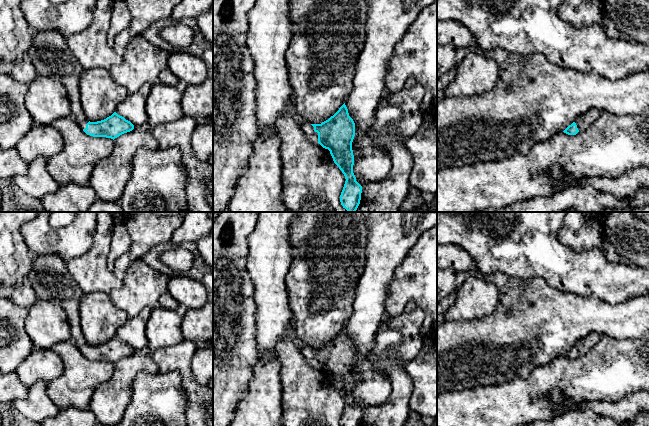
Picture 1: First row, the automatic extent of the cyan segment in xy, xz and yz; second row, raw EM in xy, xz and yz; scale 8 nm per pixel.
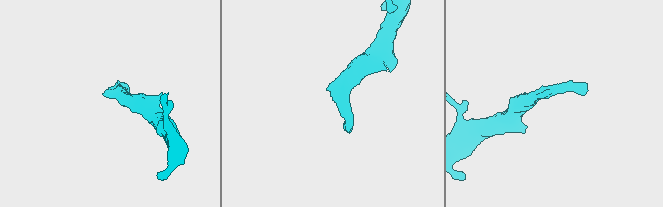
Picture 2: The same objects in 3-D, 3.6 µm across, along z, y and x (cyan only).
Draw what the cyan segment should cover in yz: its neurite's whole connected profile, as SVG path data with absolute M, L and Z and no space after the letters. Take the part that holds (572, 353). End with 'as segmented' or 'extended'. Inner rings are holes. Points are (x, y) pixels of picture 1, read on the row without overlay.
M591 333L587 337L577 340L575 345L563 356L568 359L576 359L579 355L586 353L590 347L595 345L596 341L597 335L595 333Z; extended

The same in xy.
M55 254L33 256L27 279L38 300L48 301L63 308L68 317L72 338L77 341L77 347L87 359L114 364L134 353L130 345L116 336L97 346L90 346L82 337L79 305L84 294L70 275L62 257Z; extended

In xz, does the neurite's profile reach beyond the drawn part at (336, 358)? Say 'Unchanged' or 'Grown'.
Grown

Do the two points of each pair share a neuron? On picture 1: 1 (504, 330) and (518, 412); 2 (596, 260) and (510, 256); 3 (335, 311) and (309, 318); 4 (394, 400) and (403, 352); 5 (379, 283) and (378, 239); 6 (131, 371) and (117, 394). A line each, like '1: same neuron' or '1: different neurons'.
1: different neurons
2: same neuron
3: same neuron
4: same neuron
5: same neuron
6: same neuron

